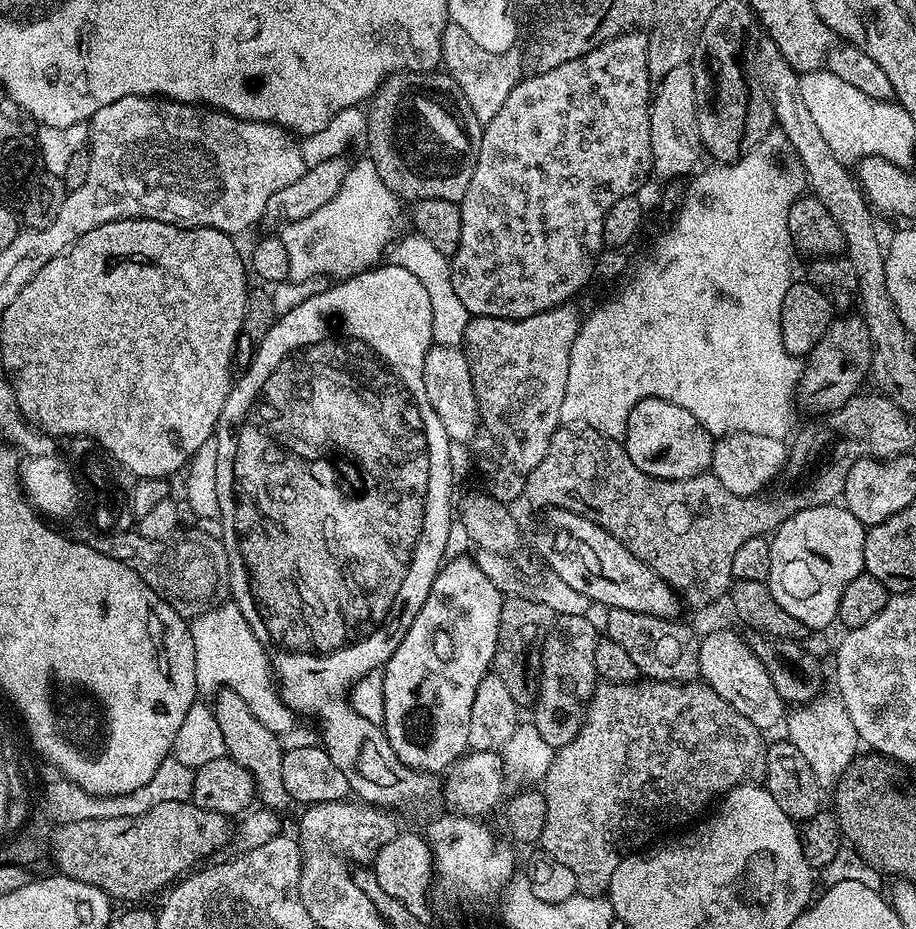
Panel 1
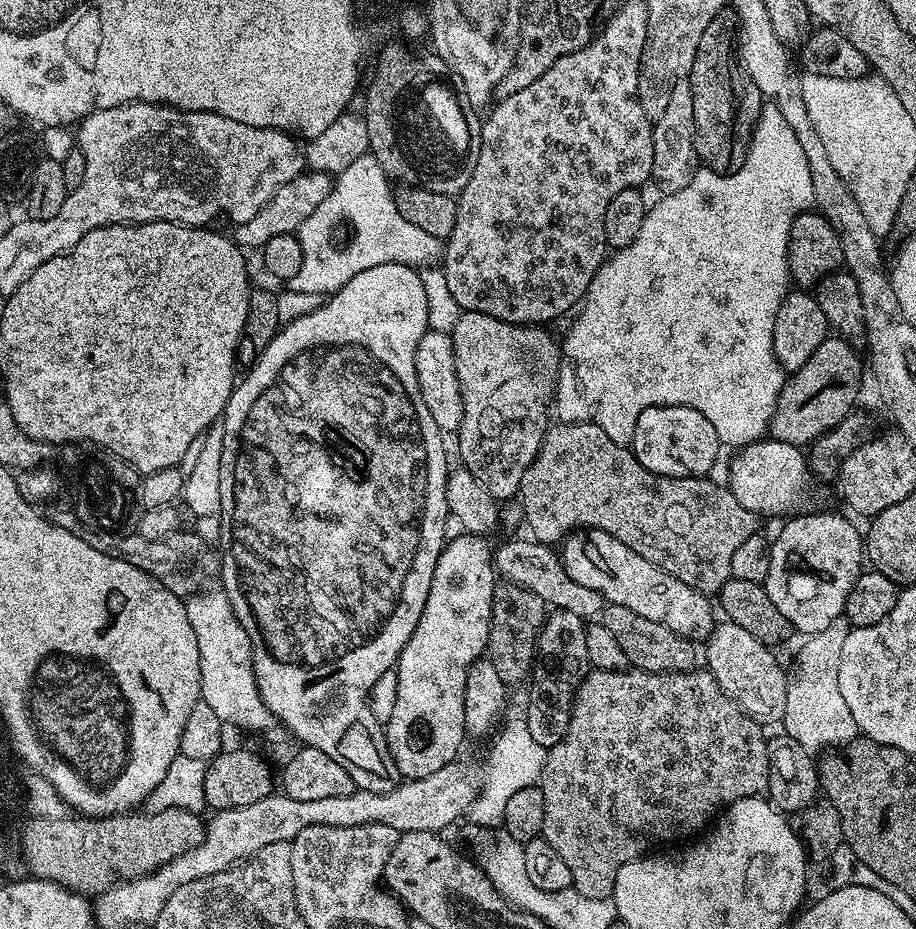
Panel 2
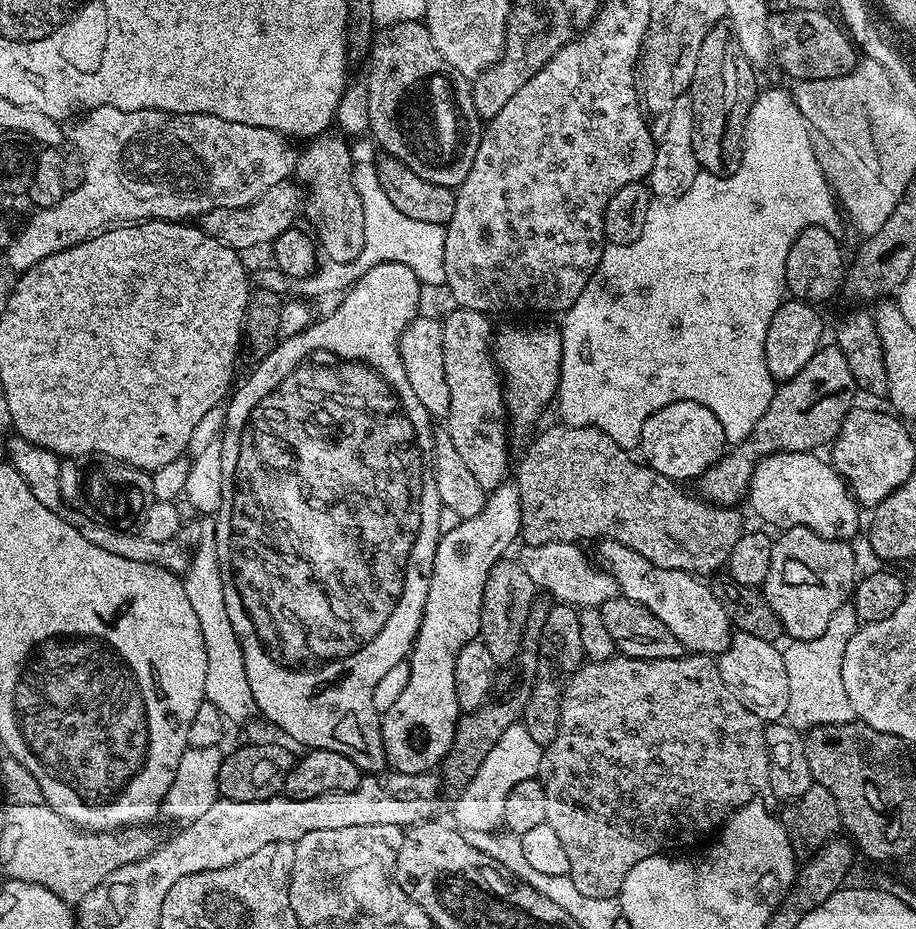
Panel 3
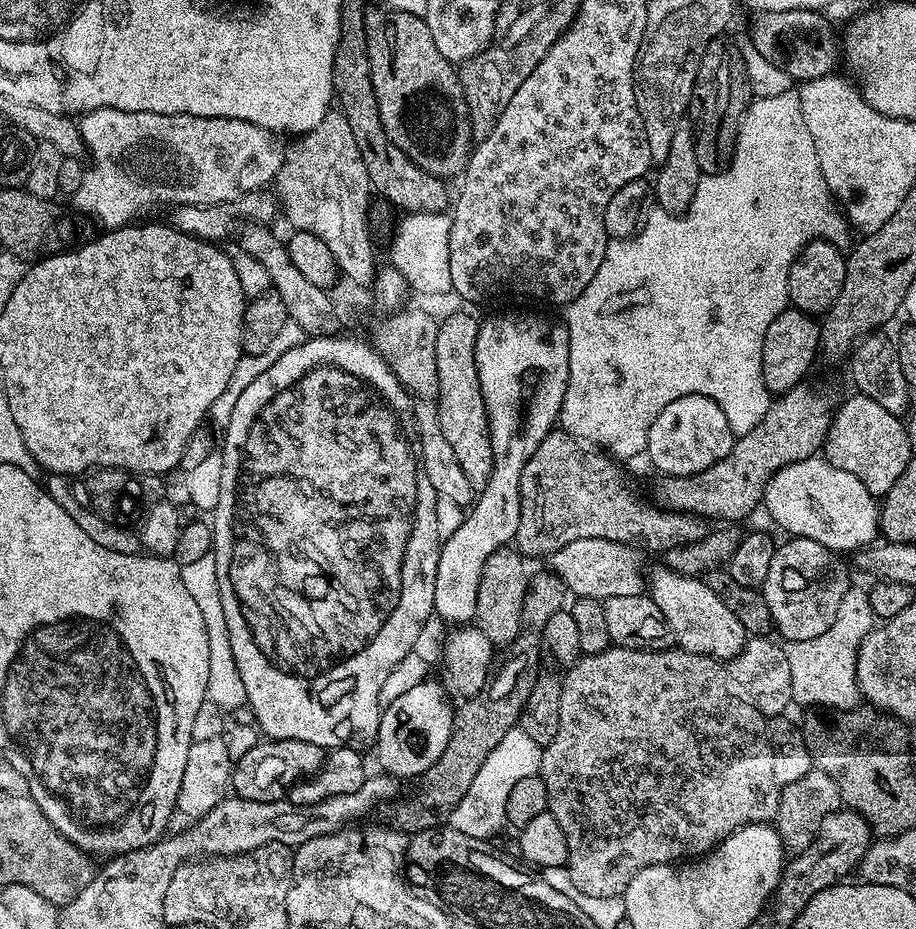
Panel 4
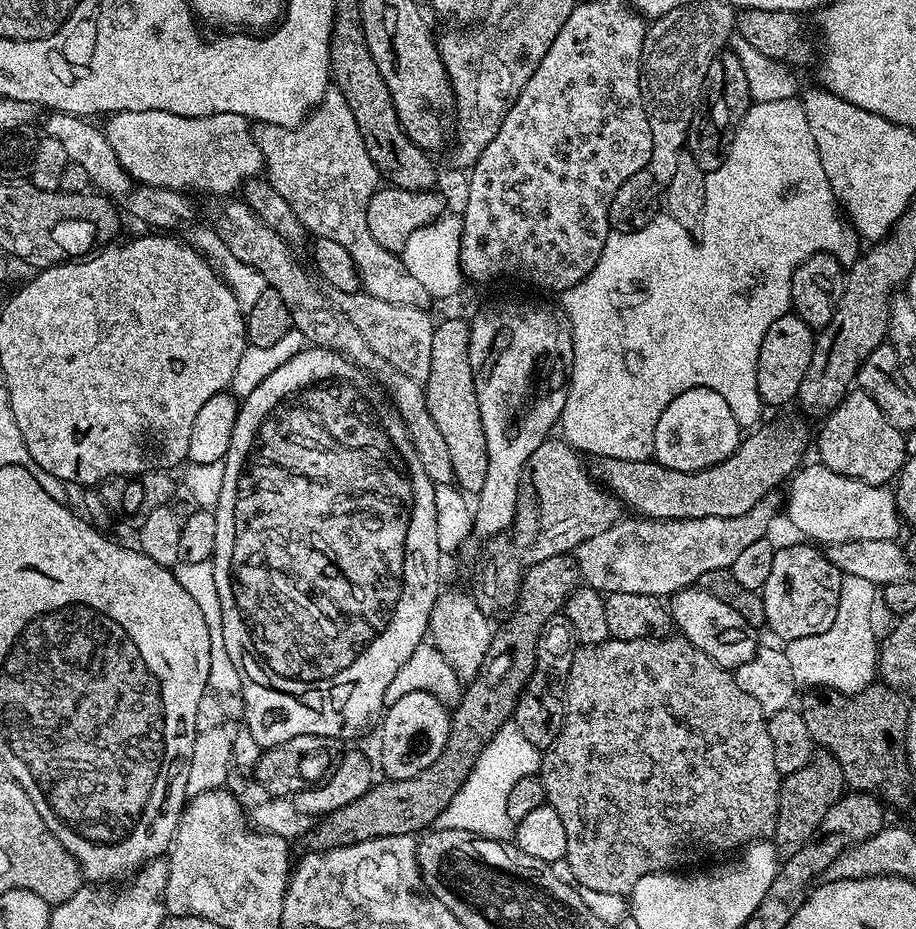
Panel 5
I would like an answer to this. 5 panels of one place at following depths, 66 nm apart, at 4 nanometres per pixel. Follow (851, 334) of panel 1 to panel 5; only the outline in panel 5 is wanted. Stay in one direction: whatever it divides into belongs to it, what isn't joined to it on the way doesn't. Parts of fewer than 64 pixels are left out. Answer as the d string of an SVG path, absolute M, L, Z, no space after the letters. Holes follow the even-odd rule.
M796 416L772 420L769 424L761 423L741 439L730 458L706 470L670 470L656 463L655 459L627 460L601 456L594 463L596 465L591 465L590 472L625 509L633 508L637 517L646 520L734 517L751 512L763 496L771 495L778 484L783 485L801 467L804 451L810 448L810 436L808 440L805 421Z

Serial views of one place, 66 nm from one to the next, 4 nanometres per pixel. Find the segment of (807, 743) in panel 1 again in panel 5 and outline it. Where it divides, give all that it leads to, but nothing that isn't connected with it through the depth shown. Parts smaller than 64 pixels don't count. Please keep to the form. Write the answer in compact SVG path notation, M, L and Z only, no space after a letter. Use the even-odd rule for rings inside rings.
M844 576L838 598L838 614L830 630L810 634L810 638L787 641L784 653L790 658L797 685L808 690L827 690L841 694L859 692L867 688L878 676L878 636L872 625L872 611L878 608L877 585L866 578Z

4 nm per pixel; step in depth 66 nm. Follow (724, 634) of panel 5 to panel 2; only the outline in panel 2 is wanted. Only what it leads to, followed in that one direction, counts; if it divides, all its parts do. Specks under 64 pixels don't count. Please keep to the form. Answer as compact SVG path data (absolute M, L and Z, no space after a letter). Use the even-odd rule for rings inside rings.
M597 528L577 530L564 537L562 559L568 576L574 578L574 582L578 582L582 586L590 586L590 590L598 590L598 594L603 596L608 604L621 604L634 610L634 614L642 614L642 618L662 622L666 626L670 626L670 630L674 630L674 634L684 636L693 642L707 641L708 637L712 635L714 627L714 619L712 620L713 601L711 604L708 601L711 599L705 593L699 592L697 588L686 586L686 582L682 582L671 576L669 572L657 568L654 562L646 562L646 558L642 558L642 554L630 550L630 546L626 546L626 542L618 542L618 538L614 538Z

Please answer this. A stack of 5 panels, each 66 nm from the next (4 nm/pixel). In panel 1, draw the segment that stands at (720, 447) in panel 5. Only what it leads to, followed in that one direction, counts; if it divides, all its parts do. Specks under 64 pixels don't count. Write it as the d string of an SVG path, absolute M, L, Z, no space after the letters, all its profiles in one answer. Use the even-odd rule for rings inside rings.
M646 398L638 402L630 410L630 418L626 422L626 434L622 441L626 454L630 454L630 462L638 466L646 474L654 478L663 480L685 480L695 476L703 476L712 467L712 449L714 447L714 438L690 414L690 410L682 410L674 402L666 402L658 398Z

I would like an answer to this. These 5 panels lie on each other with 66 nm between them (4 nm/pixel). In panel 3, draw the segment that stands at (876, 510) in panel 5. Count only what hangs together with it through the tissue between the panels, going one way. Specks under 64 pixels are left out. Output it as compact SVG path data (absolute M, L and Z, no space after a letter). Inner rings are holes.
M775 452L769 456L763 456L763 458L756 463L756 469L754 470L752 481L748 487L746 504L749 504L749 506L752 507L766 523L777 524L777 529L809 528L831 540L851 541L853 539L852 535L856 532L856 511L858 511L857 502L854 497L852 497L852 492L849 490L848 484L837 474L836 469L832 467L831 463L829 463L827 459L819 460L818 457L819 455L817 455L816 452Z

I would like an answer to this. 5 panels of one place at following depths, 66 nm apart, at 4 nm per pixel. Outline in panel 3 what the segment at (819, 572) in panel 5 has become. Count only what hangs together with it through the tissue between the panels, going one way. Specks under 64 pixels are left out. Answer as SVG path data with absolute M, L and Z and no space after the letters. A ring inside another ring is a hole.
M786 528L779 535L770 554L770 574L762 585L764 597L792 640L818 638L830 626L834 610L849 603L858 583L856 552L849 541L831 540L809 528Z

